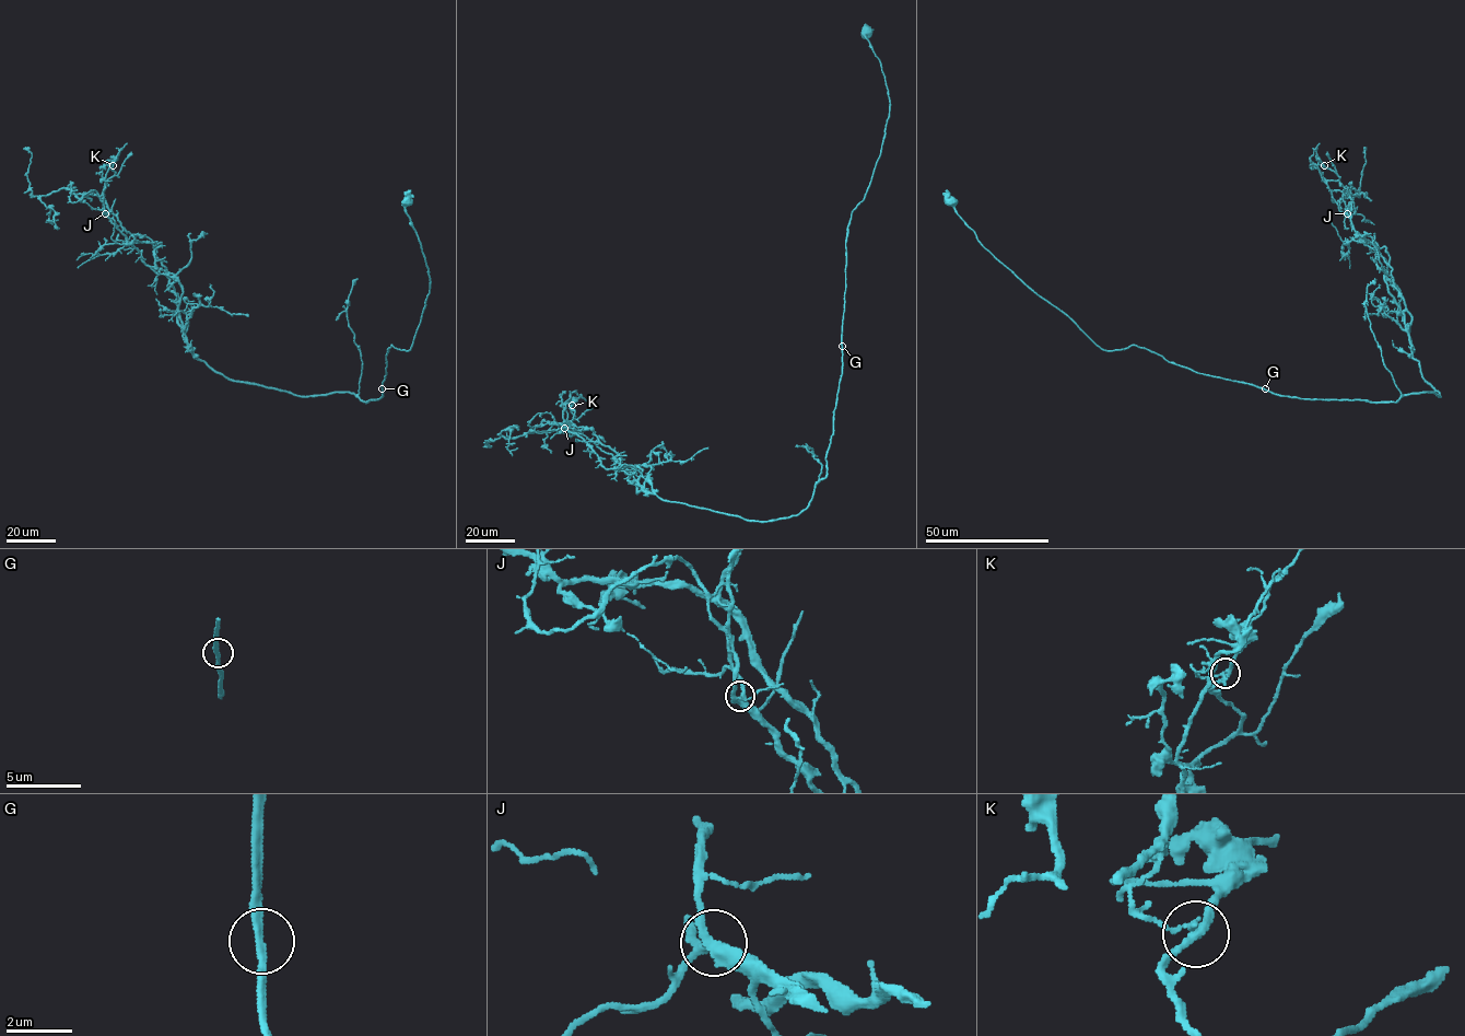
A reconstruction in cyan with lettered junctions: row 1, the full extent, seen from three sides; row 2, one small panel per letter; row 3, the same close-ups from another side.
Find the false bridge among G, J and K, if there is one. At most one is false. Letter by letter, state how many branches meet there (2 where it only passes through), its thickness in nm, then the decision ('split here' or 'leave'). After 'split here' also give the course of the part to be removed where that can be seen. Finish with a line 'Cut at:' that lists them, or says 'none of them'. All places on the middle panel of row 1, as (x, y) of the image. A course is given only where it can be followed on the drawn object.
G: branches 2; calibre 240 nm; leave
J: branches 3; calibre 320 nm; leave
K: branches 3; calibre 240 nm; split here; course (572, 405), (569, 398), (564, 403), (564, 427), (579, 435), (606, 468), (637, 466), (646, 496)
Cut at: K

